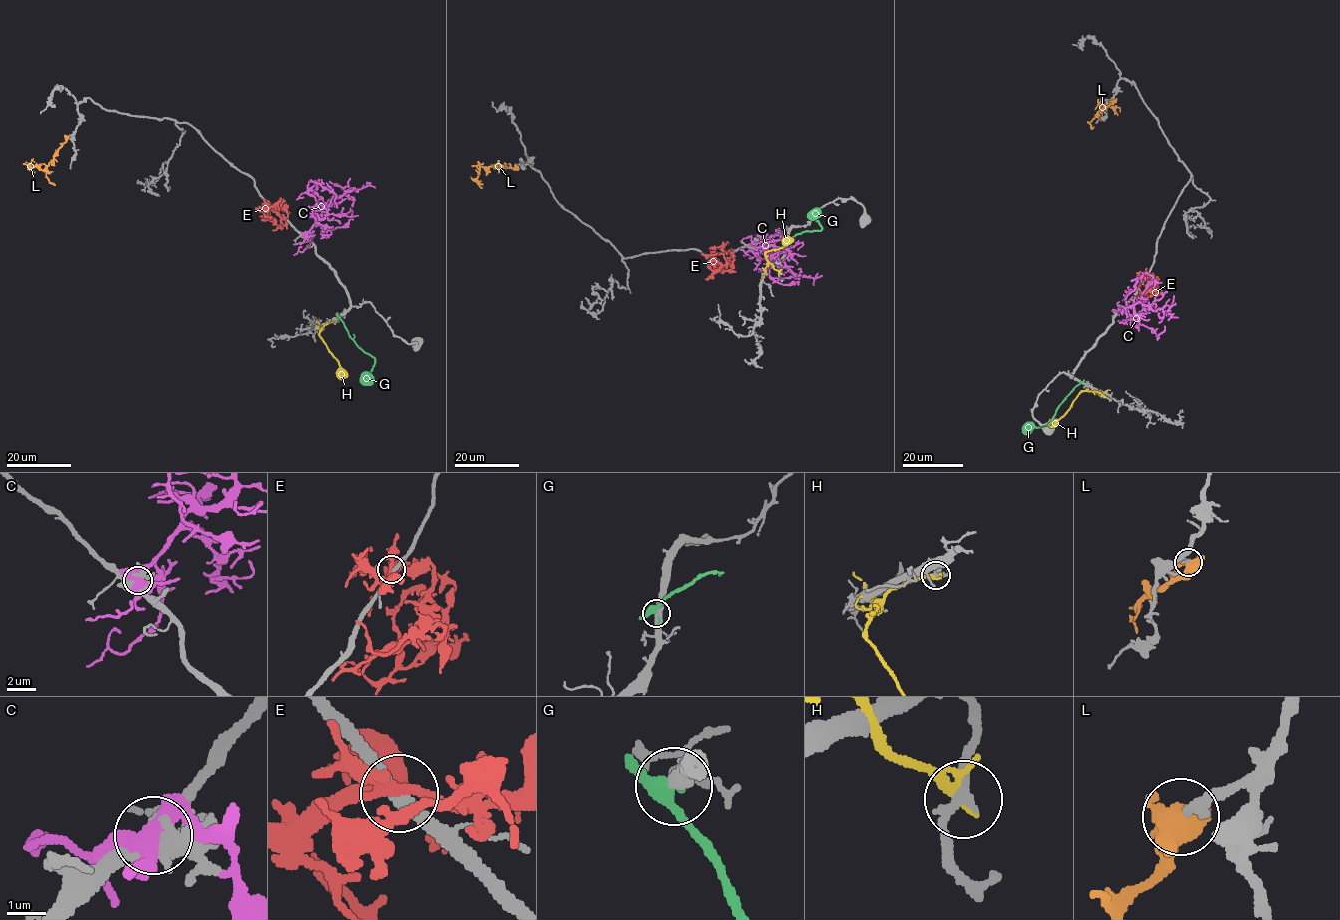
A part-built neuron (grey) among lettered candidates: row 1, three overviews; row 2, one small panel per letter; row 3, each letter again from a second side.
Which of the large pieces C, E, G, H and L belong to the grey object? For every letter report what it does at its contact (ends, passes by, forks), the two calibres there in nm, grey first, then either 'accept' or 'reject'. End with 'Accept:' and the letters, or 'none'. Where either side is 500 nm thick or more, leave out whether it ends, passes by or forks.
C: calibres 600 and 400 nm; reject
E: it forks; calibres 280 and 200 nm; reject
G: it passes by; calibres 420 and 360 nm; reject
H: it passes by; calibres 240 and 200 nm; reject
L: it forks; calibres 280 and 480 nm; accept
Accept: L

